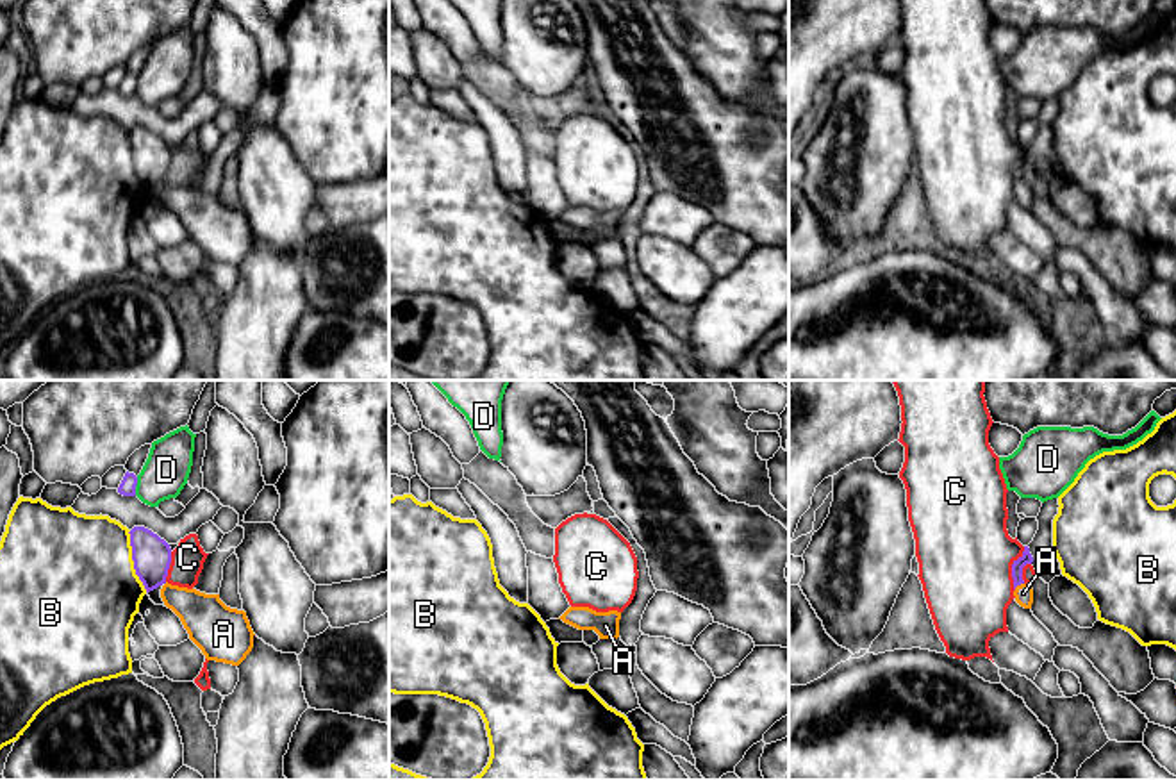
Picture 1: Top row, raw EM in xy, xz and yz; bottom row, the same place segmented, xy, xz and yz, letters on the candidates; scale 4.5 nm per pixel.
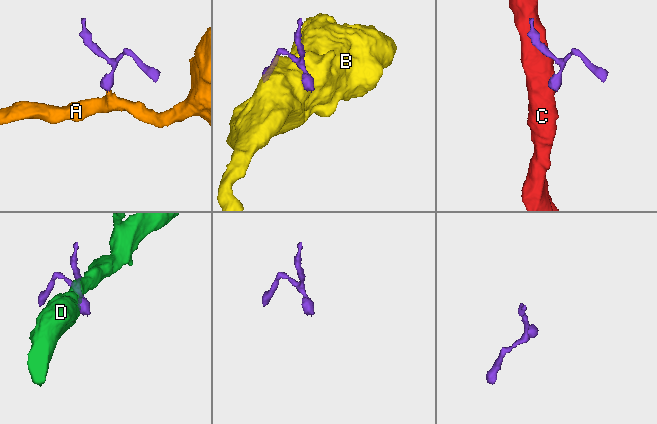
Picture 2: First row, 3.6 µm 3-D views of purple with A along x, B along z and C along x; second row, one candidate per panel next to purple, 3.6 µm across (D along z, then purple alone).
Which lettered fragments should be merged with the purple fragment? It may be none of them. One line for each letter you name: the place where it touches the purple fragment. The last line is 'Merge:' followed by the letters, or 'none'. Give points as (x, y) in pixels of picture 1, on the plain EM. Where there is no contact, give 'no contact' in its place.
A: meets purple in yz at (1018, 184)
Merge: A

